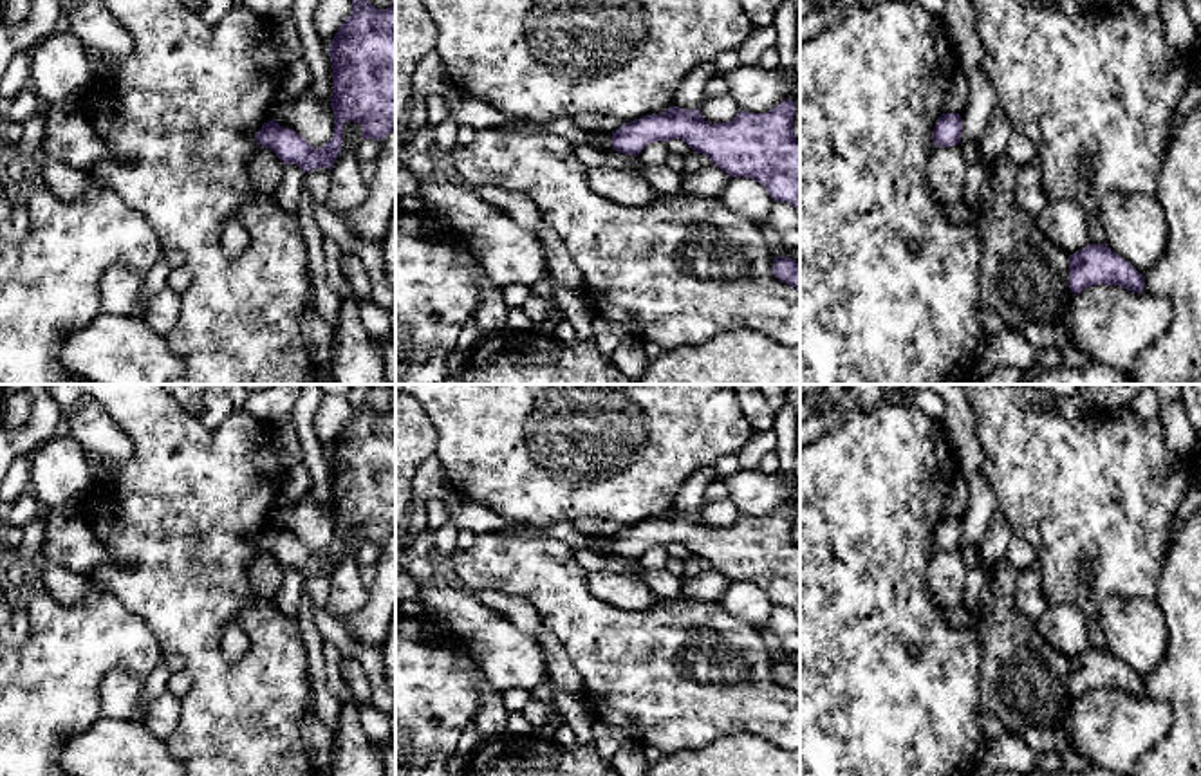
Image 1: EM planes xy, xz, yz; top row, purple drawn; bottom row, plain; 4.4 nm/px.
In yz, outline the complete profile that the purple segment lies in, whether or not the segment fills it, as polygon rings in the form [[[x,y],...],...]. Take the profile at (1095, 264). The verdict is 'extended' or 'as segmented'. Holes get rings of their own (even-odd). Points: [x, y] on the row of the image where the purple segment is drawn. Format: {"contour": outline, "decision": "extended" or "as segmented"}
{"contour": [[[1091,244],[1069,254],[1069,289],[1080,294],[1091,285],[1120,285],[1132,292],[1145,289],[1145,278],[1107,244]]], "decision": "as segmented"}

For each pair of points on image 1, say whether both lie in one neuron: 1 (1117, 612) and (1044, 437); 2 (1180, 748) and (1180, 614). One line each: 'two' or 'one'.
1: two
2: one

